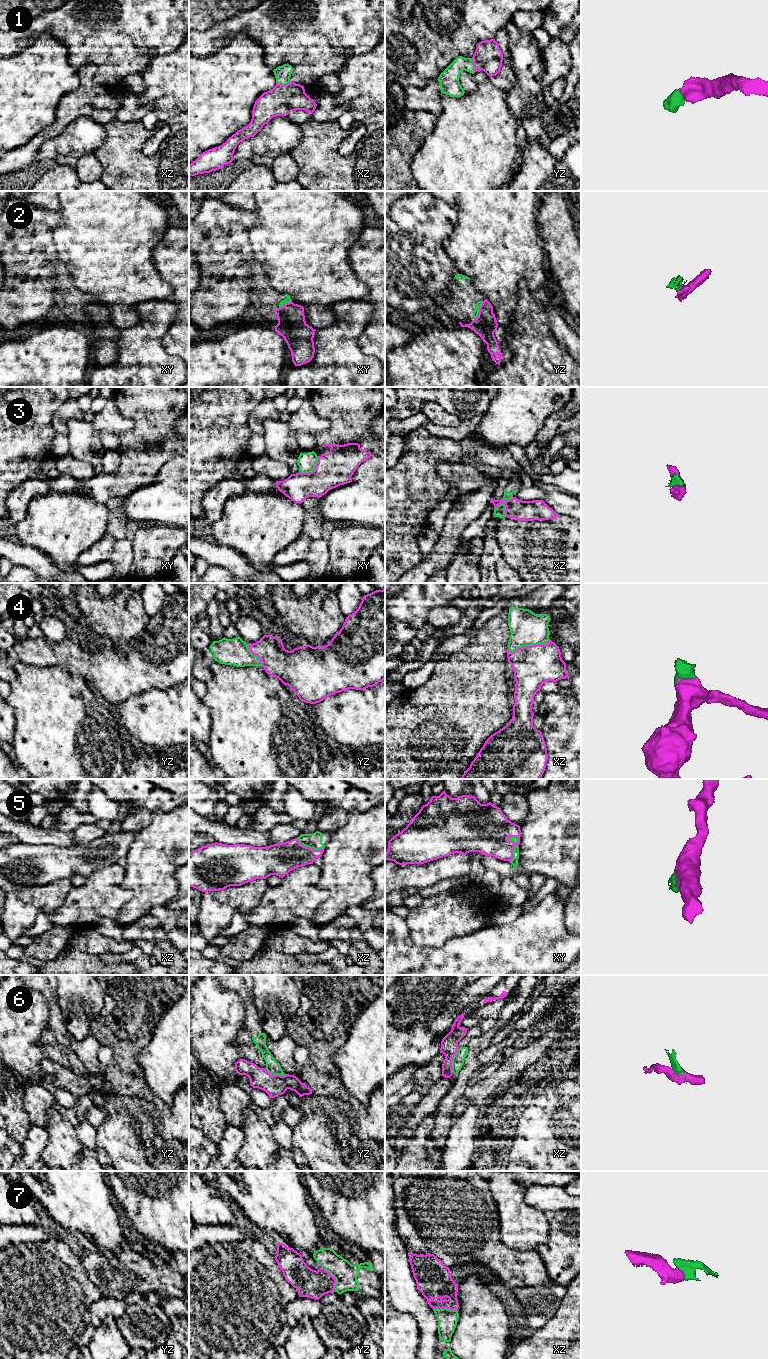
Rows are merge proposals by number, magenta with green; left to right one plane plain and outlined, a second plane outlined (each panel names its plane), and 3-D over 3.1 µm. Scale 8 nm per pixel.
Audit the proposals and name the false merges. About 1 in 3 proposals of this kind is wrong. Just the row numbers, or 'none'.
2, 3, 6

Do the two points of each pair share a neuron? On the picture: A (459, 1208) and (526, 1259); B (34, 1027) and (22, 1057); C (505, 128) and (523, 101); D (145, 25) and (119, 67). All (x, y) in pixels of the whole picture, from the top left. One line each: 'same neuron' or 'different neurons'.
A: same neuron
B: same neuron
C: different neurons
D: same neuron

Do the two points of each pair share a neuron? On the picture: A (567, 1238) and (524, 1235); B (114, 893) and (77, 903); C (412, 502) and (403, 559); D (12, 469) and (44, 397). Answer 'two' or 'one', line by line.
A: two
B: one
C: one
D: one

